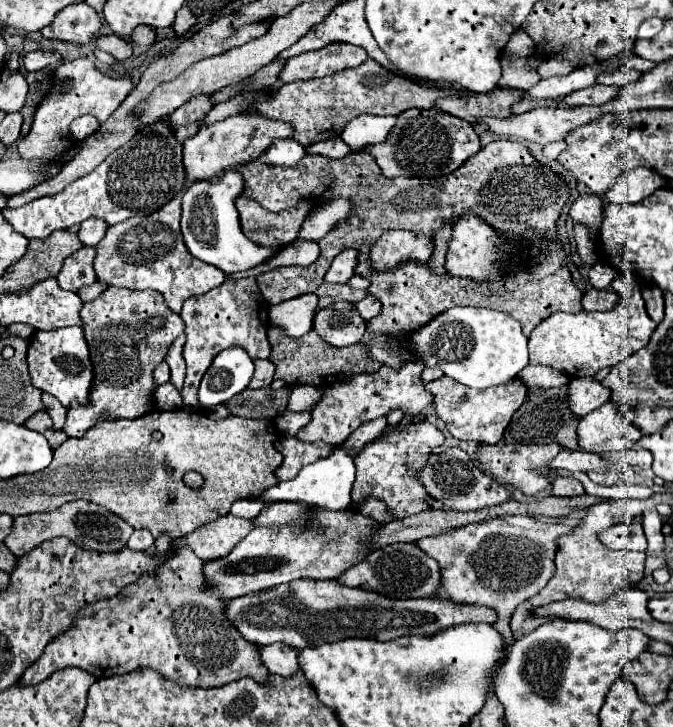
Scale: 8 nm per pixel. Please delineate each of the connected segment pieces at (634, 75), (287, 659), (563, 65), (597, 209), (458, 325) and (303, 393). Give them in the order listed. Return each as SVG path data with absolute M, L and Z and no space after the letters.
M619 67L619 69L613 69L613 71L605 71L599 75L599 83L603 85L617 85L617 87L625 87L629 83L635 83L641 79L641 71L635 71L631 67Z
M257 645L257 651L259 651L259 657L261 657L263 665L271 673L289 677L291 673L295 673L299 669L299 665L297 665L297 651L287 649L285 645L265 645L265 647Z
M543 59L537 69L541 79L549 79L555 75L569 75L571 71L573 69L571 69L571 65L567 65L567 61L549 61L549 59Z
M579 195L575 199L575 203L571 205L569 209L569 215L573 221L579 221L579 223L585 223L591 231L591 239L597 243L597 233L599 233L599 221L603 217L603 203L597 195Z
M451 307L403 337L371 333L367 351L369 357L391 369L401 369L405 363L403 351L409 351L413 357L407 361L439 367L447 377L453 377L467 387L487 389L509 381L529 363L527 343L521 325L507 313L485 307Z
M297 385L291 389L291 395L289 395L291 411L313 409L313 405L319 401L319 397L321 397L321 389L311 387L311 385Z

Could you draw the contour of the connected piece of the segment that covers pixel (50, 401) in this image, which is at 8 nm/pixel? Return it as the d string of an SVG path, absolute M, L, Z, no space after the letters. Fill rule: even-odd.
M43 393L43 405L45 405L47 413L51 415L55 429L61 431L63 429L63 423L65 423L65 417L67 417L67 409L59 401L55 401L55 397L51 397L47 393Z

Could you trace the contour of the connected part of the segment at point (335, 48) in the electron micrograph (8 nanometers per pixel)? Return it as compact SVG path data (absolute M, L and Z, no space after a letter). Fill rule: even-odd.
M329 43L321 49L307 51L289 59L279 79L283 83L291 83L299 79L315 79L347 67L357 67L365 59L367 59L367 53L363 47L357 47L351 43Z

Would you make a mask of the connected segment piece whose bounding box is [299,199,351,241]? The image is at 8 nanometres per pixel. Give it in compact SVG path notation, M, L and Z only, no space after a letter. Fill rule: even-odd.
M335 199L331 203L325 203L325 205L317 207L315 211L309 213L305 223L301 225L299 239L319 241L327 231L331 231L331 227L337 221L347 219L349 211L351 211L351 203L347 199Z

